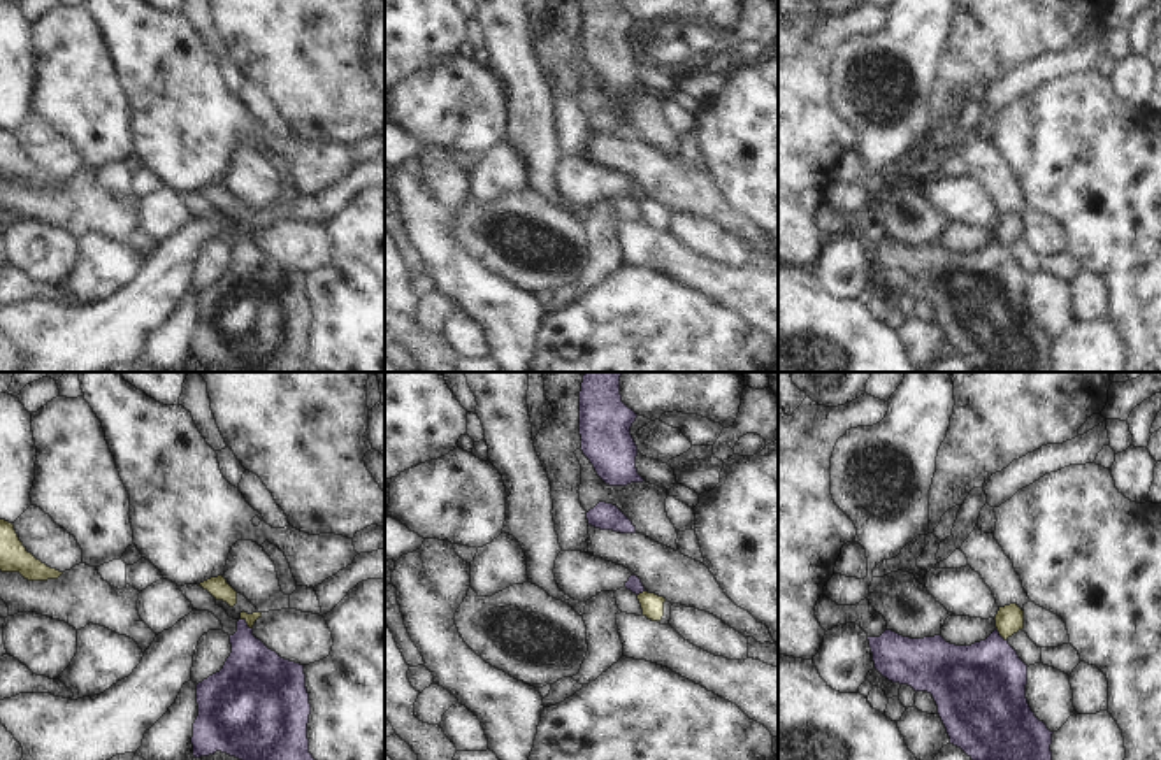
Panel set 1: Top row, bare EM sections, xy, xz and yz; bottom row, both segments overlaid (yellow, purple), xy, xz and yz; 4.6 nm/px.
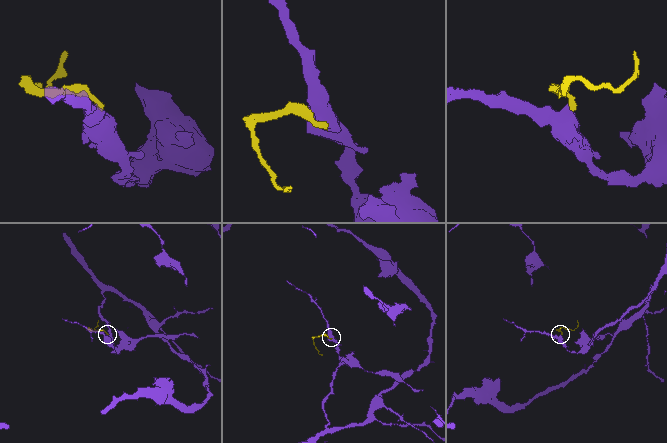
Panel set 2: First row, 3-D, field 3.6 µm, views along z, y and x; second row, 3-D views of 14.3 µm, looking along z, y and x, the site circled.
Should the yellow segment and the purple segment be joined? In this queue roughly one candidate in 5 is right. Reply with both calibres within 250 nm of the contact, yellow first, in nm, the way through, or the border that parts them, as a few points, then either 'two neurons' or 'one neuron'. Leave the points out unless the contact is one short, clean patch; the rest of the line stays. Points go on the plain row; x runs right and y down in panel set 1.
50 nm thick on the yellow side, 280 nm on the other; border along xy (241, 225), (252, 236); two neurons

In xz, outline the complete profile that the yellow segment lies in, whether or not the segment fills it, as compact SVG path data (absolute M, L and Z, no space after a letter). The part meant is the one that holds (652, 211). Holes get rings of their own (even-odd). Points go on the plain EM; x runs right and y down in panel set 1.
M643 198L638 202L638 207L643 216L643 223L652 228L659 228L660 232L669 232L671 226L671 209L655 200Z

